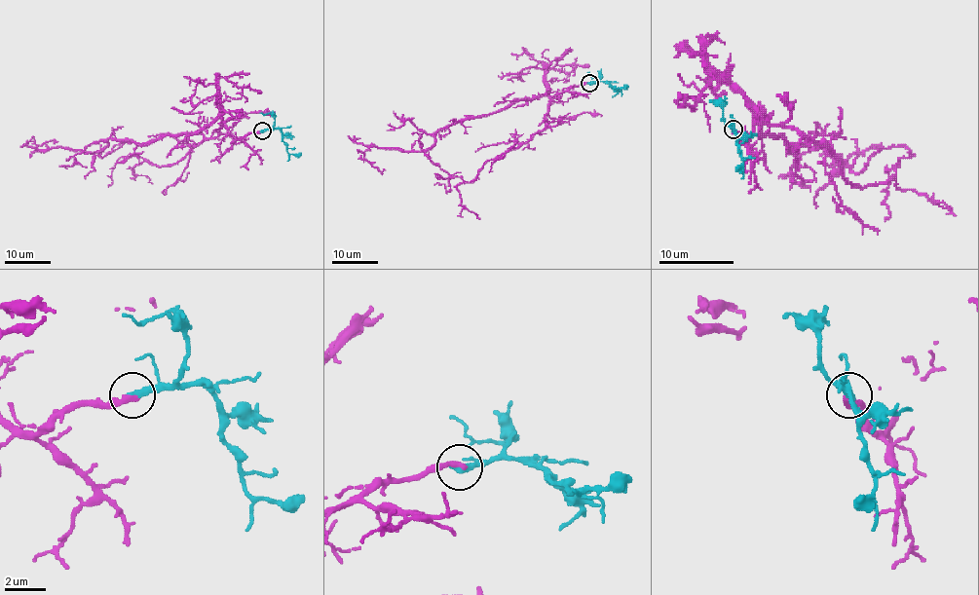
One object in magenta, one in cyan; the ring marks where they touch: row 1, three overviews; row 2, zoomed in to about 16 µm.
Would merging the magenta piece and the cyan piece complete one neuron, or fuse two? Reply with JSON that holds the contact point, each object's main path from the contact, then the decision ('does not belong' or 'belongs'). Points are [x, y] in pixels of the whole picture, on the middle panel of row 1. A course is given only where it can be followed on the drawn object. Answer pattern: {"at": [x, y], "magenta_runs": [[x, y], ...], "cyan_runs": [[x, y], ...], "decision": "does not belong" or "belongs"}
{"at": [589, 83], "magenta_runs": [[590, 84], [462, 119], [441, 128], [435, 141], [420, 152], [370, 146], [363, 158], [385, 170]], "cyan_runs": [[589, 84], [605, 81], [615, 89], [628, 86]], "decision": "belongs"}

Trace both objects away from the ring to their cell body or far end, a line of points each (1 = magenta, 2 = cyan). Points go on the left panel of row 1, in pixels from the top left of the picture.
1: (263, 130), (237, 139), (214, 119), (194, 132), (142, 143), (109, 139), (93, 153), (36, 146), (57, 141)
2: (262, 130), (278, 129), (287, 152), (301, 153)

